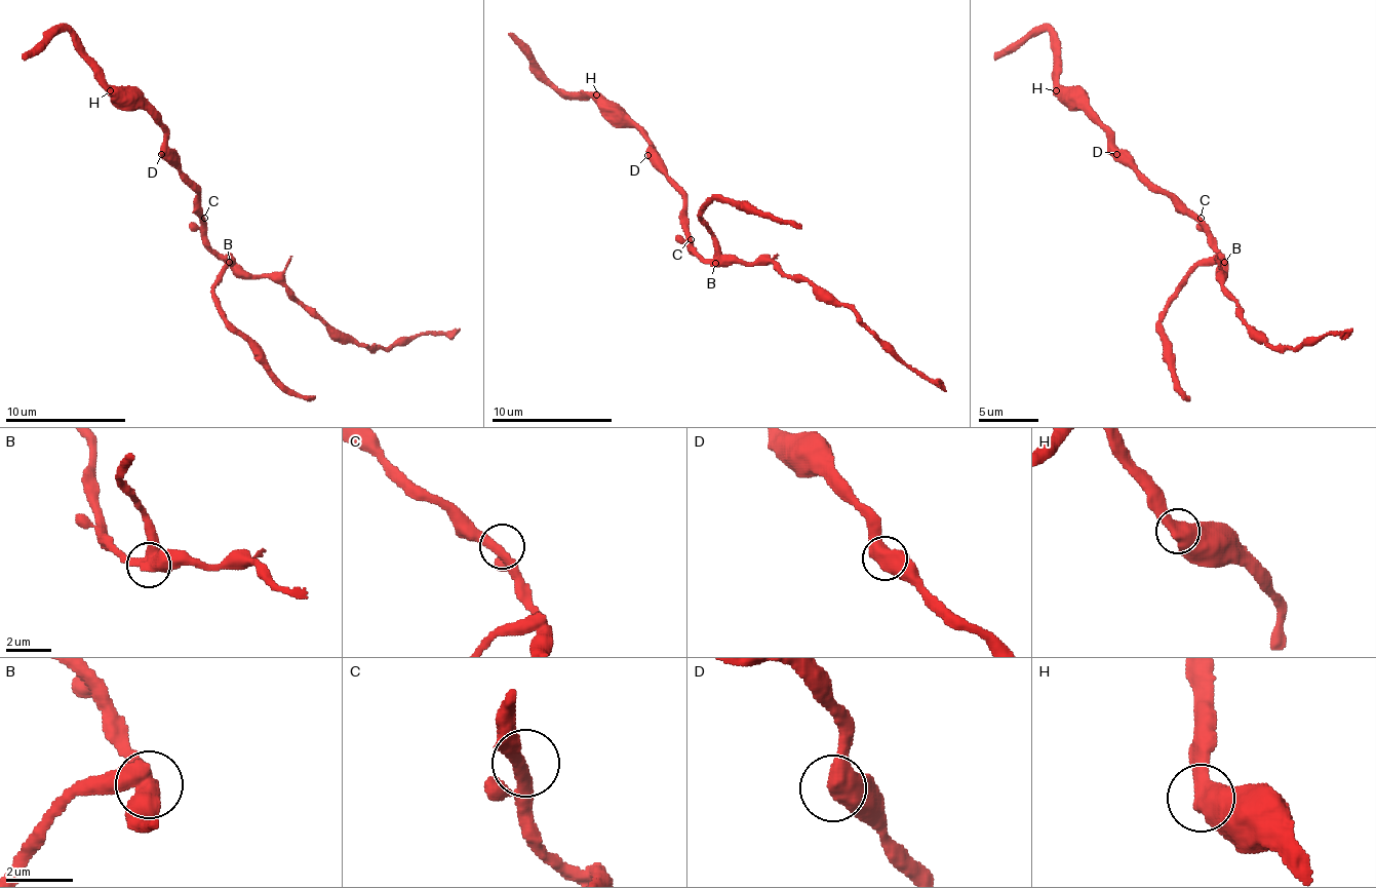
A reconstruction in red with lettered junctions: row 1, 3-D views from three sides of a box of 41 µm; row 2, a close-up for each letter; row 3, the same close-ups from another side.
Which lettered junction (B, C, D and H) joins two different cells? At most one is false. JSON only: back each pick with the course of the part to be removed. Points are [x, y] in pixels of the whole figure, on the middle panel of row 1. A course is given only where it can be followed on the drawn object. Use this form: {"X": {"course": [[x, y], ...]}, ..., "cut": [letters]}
{"B": {"course": [[714, 263], [775, 263], [787, 275], [804, 275], [847, 306], [904, 359], [946, 390]]}, "cut": ["B"]}

